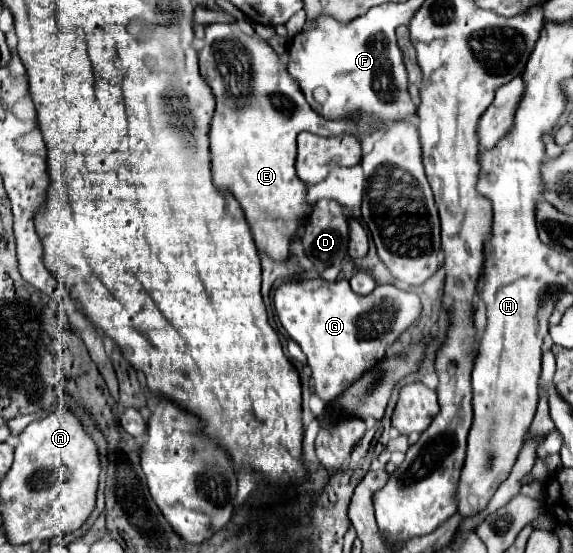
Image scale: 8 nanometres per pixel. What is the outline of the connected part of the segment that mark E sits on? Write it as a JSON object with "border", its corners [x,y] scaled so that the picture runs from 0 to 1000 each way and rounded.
{"border":[[[361,49],[358,89],[351,89],[347,96],[347,121],[379,179],[365,244],[372,277],[372,327],[379,335],[379,345],[396,345],[417,363],[452,458],[480,472],[501,472],[508,461],[508,436],[543,385],[543,367],[536,363],[536,335],[522,327],[515,313],[518,244],[525,237],[546,237],[550,244],[581,248],[602,237],[623,244],[623,237],[616,237],[606,219],[574,219],[550,204],[532,183],[518,146],[504,139],[480,92],[462,74],[424,63],[424,56],[417,56],[414,49]]]}

